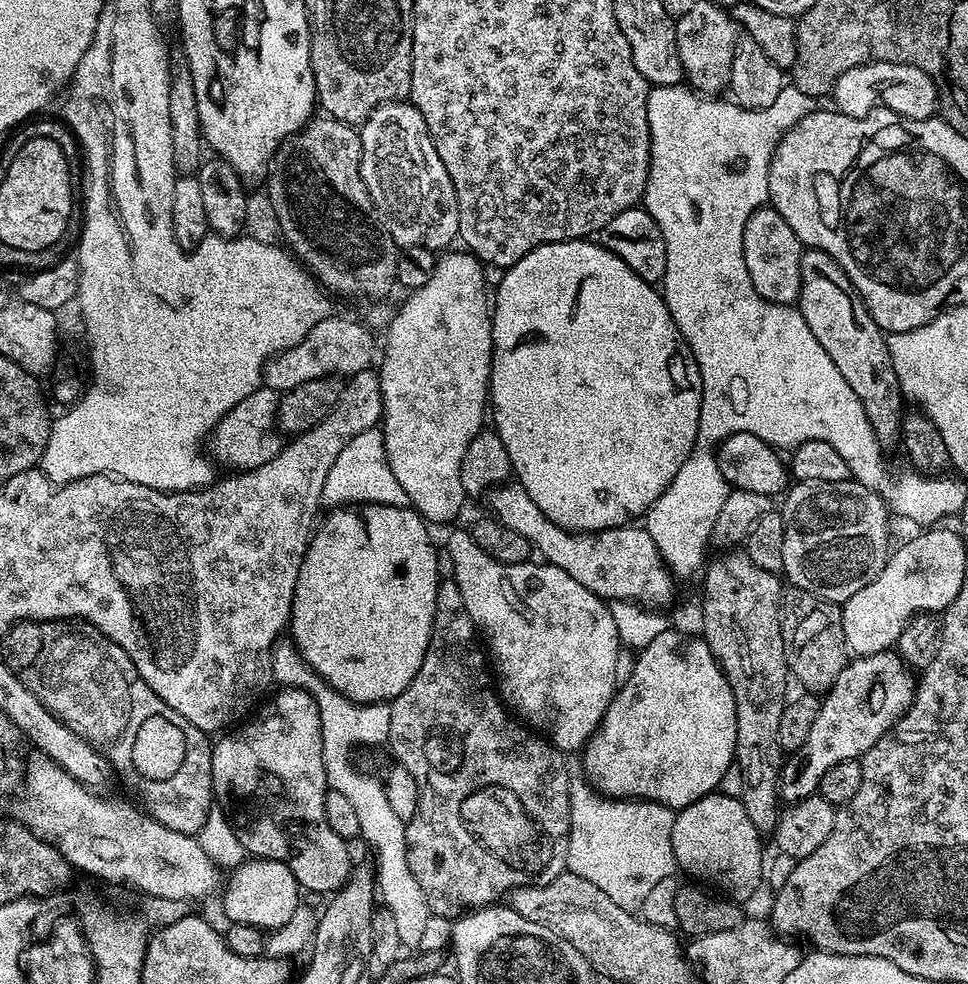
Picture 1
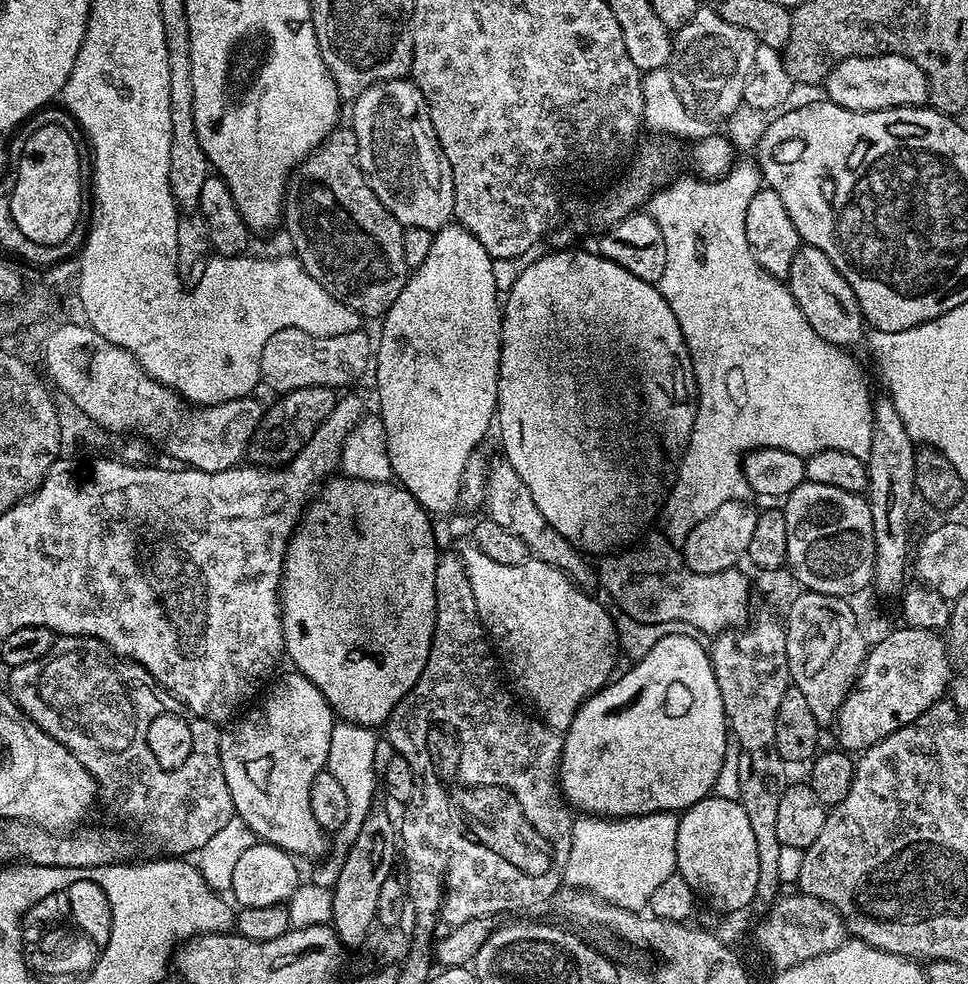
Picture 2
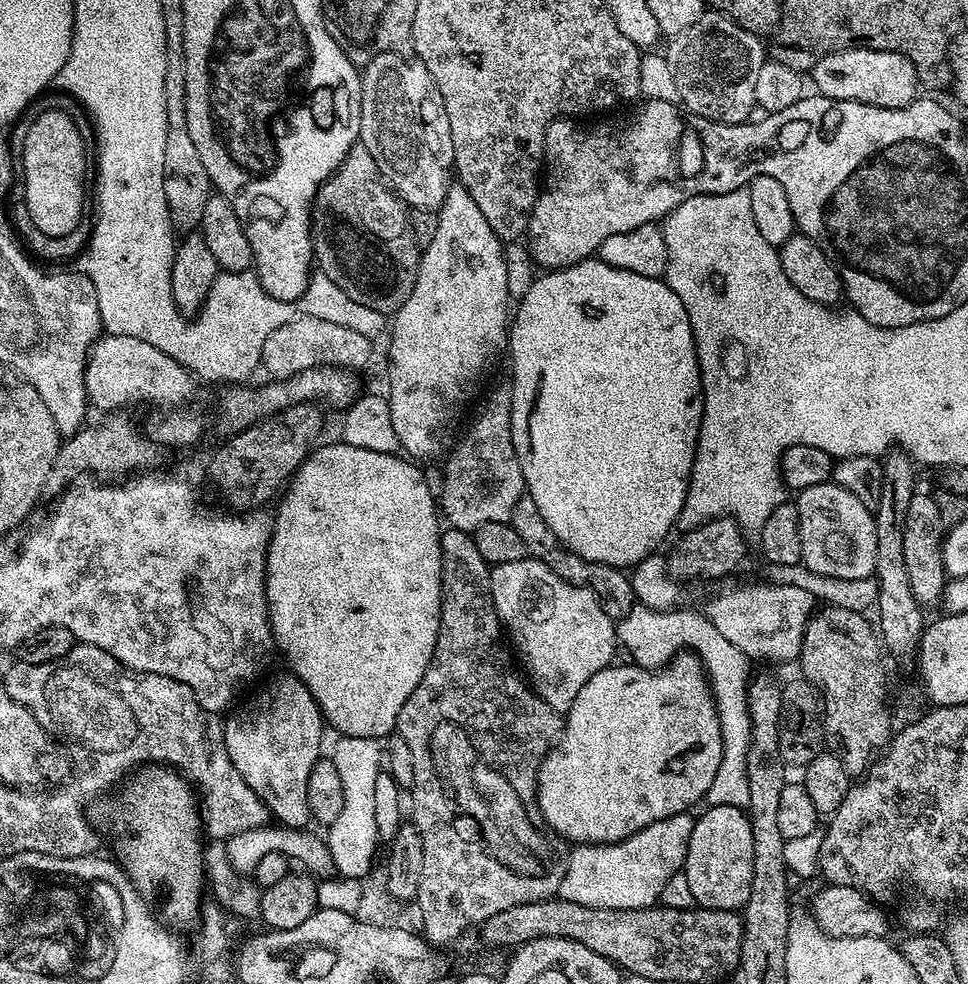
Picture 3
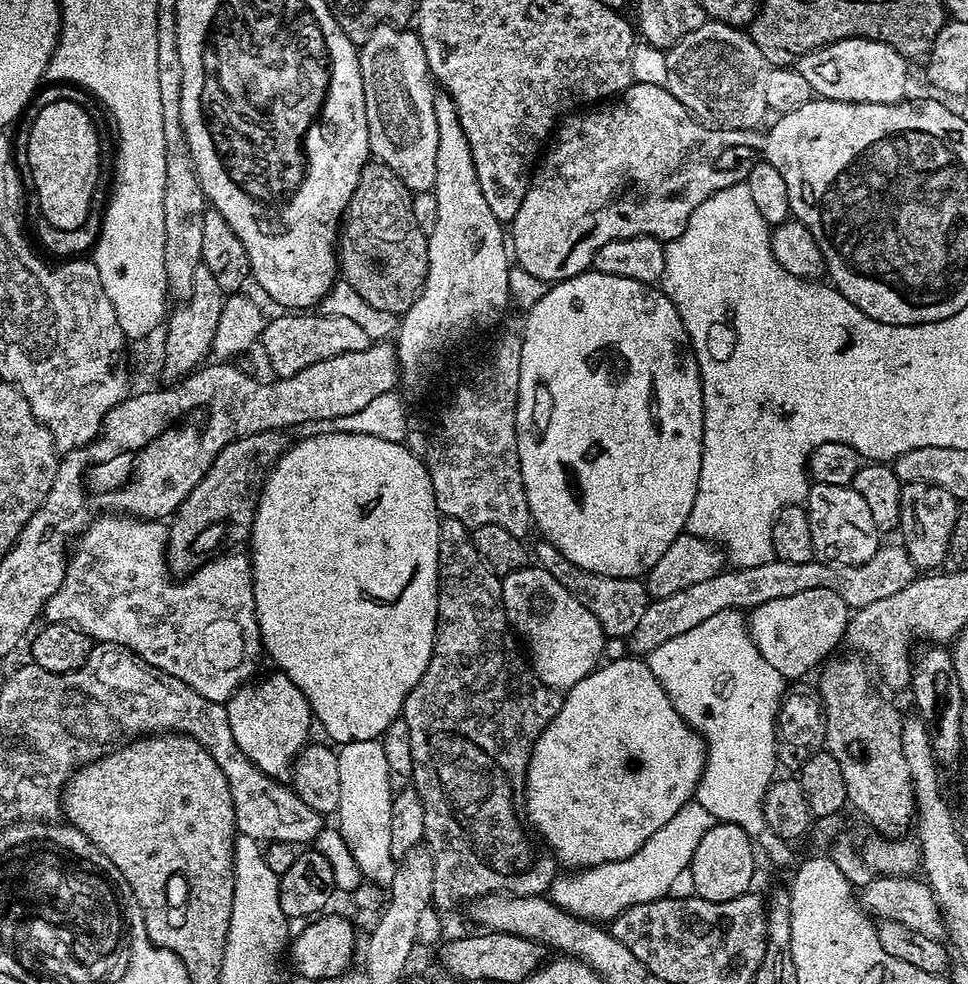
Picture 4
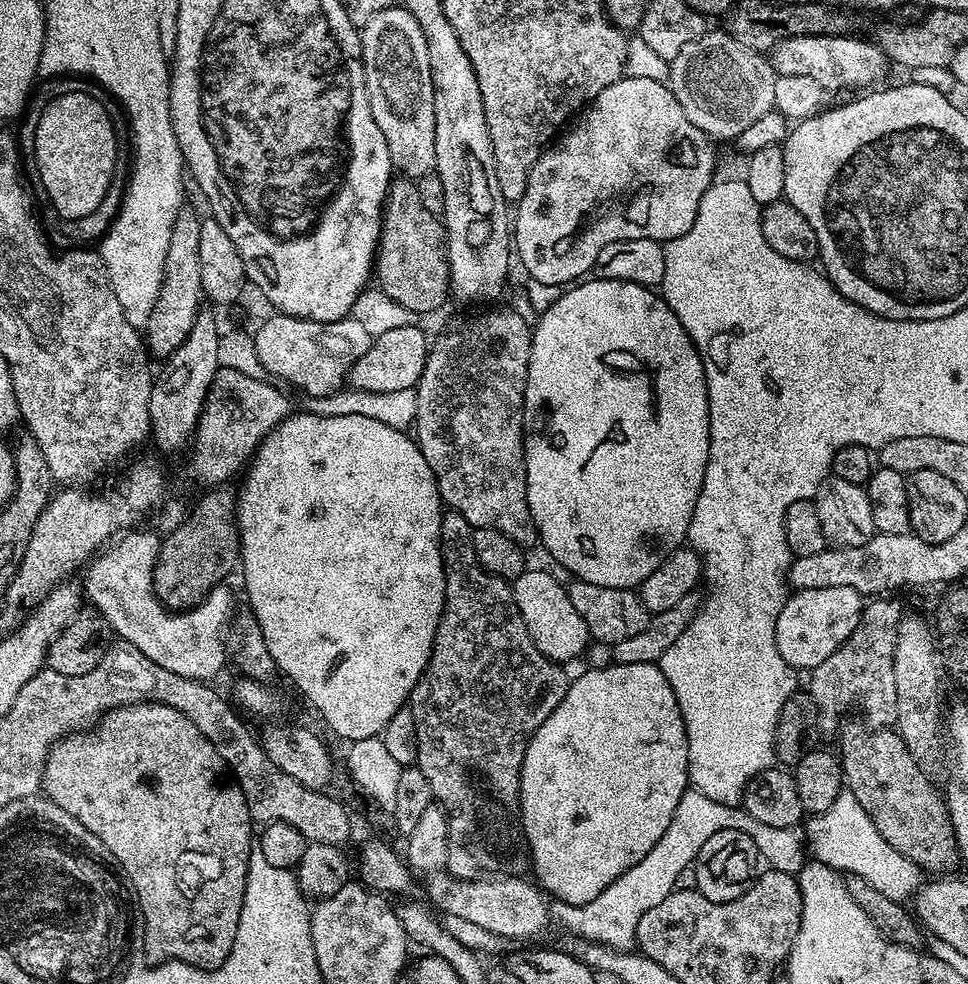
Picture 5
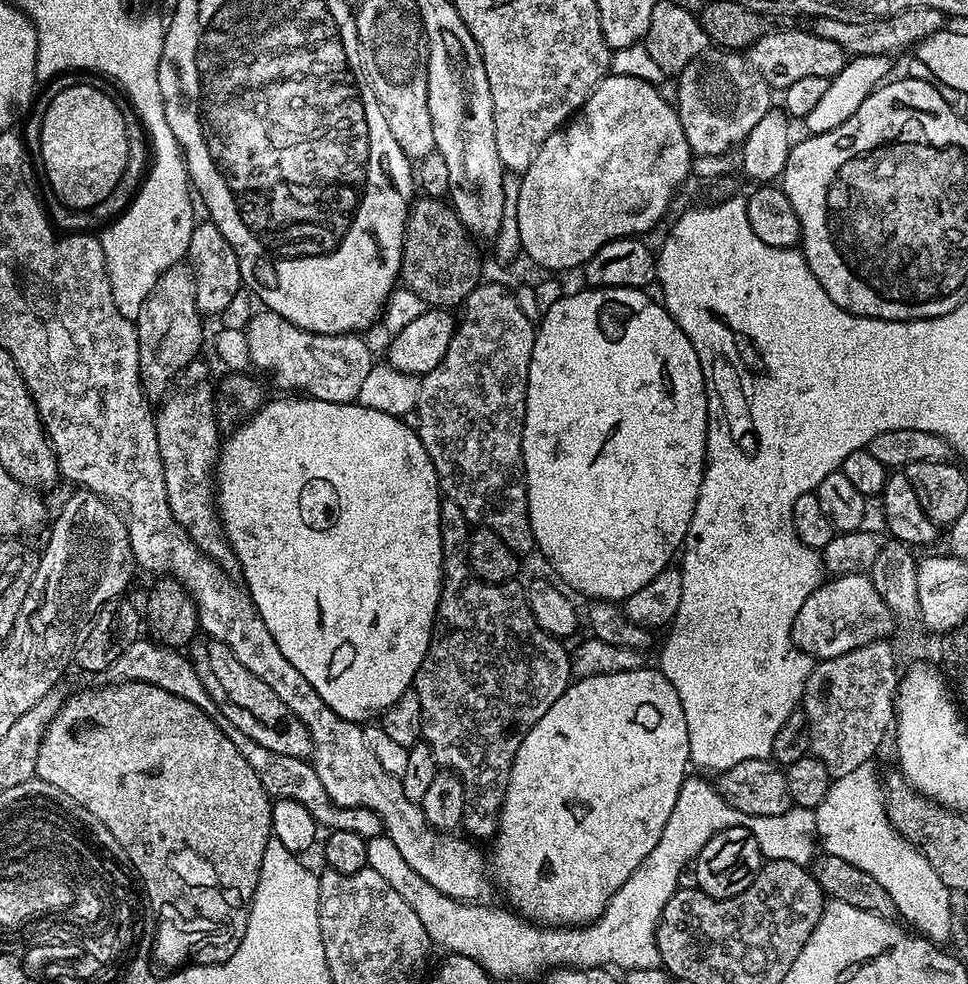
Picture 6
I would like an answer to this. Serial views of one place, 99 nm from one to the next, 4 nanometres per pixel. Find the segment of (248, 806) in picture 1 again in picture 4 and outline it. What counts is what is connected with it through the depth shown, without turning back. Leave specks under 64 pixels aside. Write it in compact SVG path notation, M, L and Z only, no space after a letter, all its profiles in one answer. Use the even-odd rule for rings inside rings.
M273 671L273 676L268 676L265 680L261 678L253 679L251 682L241 684L235 694L227 700L228 721L230 722L230 734L234 734L234 742L238 742L238 750L250 758L250 762L258 769L262 770L272 779L283 781L292 771L292 764L296 760L296 755L301 752L305 744L309 743L308 731L314 728L314 713L308 704L306 694L290 682L290 678L283 672Z

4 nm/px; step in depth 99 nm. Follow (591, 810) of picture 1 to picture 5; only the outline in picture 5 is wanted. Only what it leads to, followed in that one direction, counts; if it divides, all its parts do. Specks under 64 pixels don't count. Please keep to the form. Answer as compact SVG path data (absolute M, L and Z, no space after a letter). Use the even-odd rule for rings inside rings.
M689 790L682 794L678 802L678 810L674 810L674 818L670 818L670 826L666 826L666 834L626 874L622 874L594 902L585 904L560 904L558 910L564 915L564 928L574 935L580 936L581 941L594 944L605 944L607 948L628 950L637 943L636 931L638 922L642 922L642 914L646 910L658 906L662 898L666 898L676 887L676 879L686 867L695 865L696 856L710 842L718 830L737 828L748 832L754 838L754 846L761 857L769 860L771 867L778 872L800 873L804 869L804 836L799 827L775 828L766 826L766 822L758 822L750 818L750 814L743 807L714 802L714 798L706 798L706 794Z

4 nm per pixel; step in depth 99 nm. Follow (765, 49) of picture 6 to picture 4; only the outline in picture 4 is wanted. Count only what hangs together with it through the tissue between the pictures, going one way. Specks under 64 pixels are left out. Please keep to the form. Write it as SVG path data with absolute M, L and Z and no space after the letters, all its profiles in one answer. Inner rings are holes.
M846 38L801 56L794 66L798 74L810 82L813 93L825 100L851 104L898 104L909 95L909 61L886 42Z

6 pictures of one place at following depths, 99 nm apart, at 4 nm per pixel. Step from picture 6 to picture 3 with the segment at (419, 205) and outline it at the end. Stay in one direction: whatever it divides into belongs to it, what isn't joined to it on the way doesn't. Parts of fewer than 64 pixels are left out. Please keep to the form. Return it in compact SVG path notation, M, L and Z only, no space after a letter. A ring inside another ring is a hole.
M355 143L349 150L347 158L340 163L340 169L321 184L312 199L312 251L315 267L338 290L346 290L354 302L362 302L362 306L370 306L370 310L378 310L385 314L395 313L414 290L414 282L418 278L421 248L414 242L414 234L410 230L409 209L405 207L399 196L387 187L376 169L374 158L362 143Z

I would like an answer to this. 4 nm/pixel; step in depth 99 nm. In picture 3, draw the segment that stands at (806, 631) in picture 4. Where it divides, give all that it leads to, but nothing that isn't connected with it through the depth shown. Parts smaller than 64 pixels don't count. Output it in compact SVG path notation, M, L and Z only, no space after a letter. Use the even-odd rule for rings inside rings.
M771 582L764 584L744 584L741 588L732 588L729 592L720 592L708 604L708 620L716 627L716 632L723 643L738 646L753 661L773 660L776 664L784 664L787 660L795 661L802 650L802 642L806 634L808 621L812 619L818 608L818 601L806 590L798 590L798 586L782 586Z

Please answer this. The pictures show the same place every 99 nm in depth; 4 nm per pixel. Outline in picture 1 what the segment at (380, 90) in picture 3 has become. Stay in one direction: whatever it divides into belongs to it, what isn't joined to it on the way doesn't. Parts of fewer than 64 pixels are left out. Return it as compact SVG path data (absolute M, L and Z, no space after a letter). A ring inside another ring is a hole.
M402 100L379 104L373 108L367 120L359 125L358 131L362 142L362 182L374 202L377 216L394 238L397 249L403 250L410 246L447 249L451 245L448 243L452 239L455 241L460 235L456 191L454 182L450 182L450 174L446 174L446 166L442 166L442 158L438 158L438 150L434 150L434 142L428 137L428 127L420 111L410 102Z

